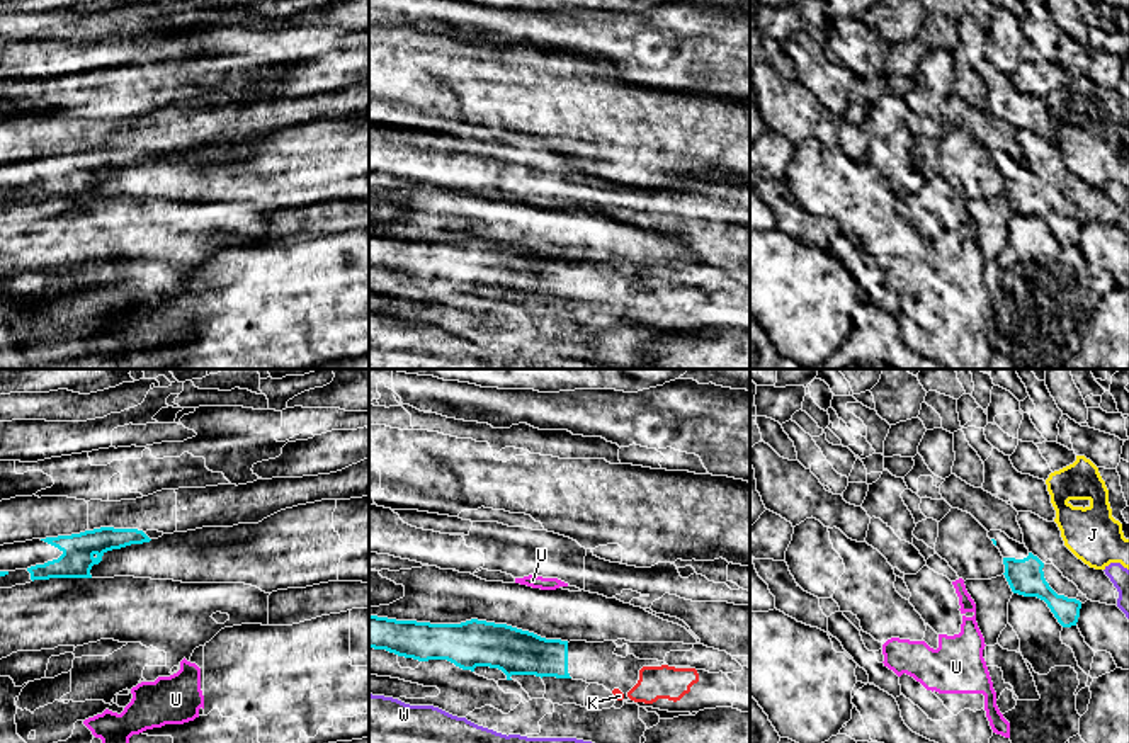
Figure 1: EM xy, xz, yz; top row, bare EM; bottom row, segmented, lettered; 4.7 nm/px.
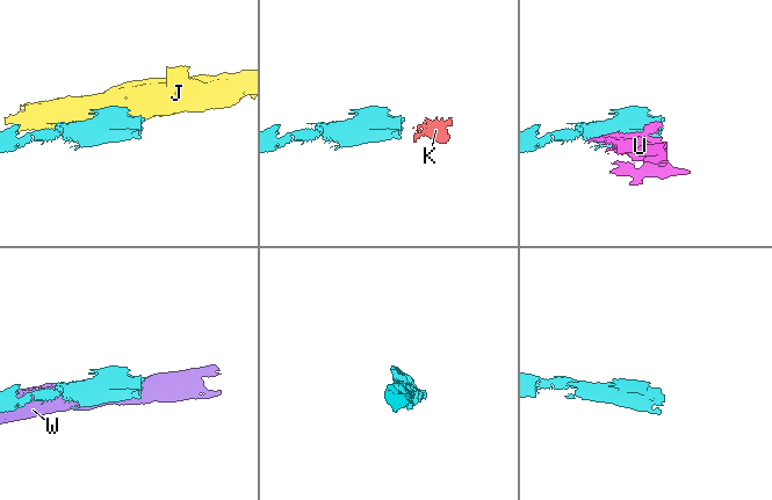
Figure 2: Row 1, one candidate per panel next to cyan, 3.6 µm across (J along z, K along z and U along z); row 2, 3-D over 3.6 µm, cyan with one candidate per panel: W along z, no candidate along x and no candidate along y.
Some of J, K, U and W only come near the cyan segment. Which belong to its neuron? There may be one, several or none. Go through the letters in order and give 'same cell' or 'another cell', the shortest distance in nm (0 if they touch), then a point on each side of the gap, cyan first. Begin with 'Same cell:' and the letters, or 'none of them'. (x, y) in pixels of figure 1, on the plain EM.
Same cell: K
J: another cell | 140 nm | yz (1043, 182), (1065, 164)
K: same cell | 200 nm | xz (570, 296), (612, 310)
U: another cell | 190 nm | yz (1009, 203), (973, 220)
W: another cell | 180 nm | yz (1080, 221), (1117, 221)

